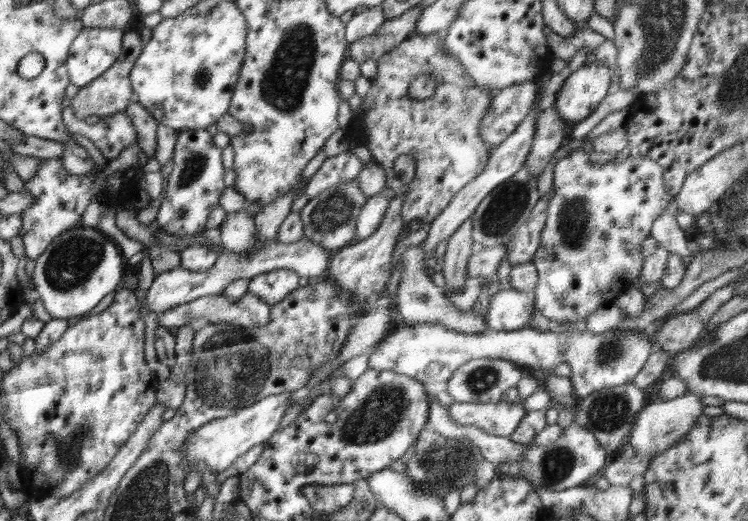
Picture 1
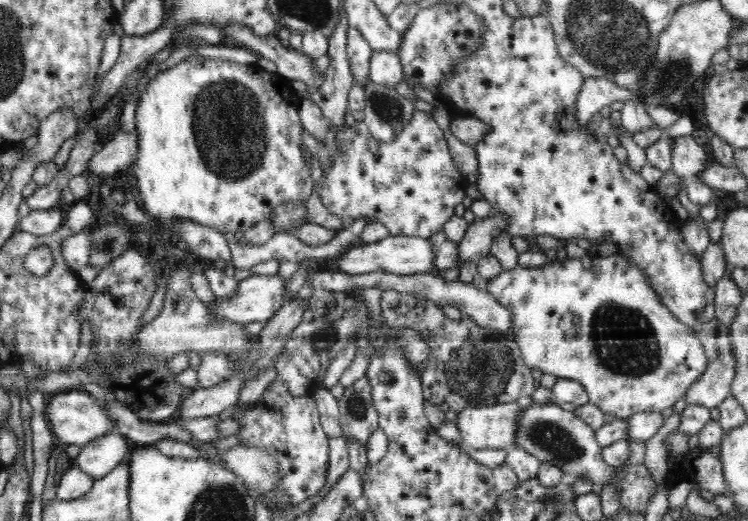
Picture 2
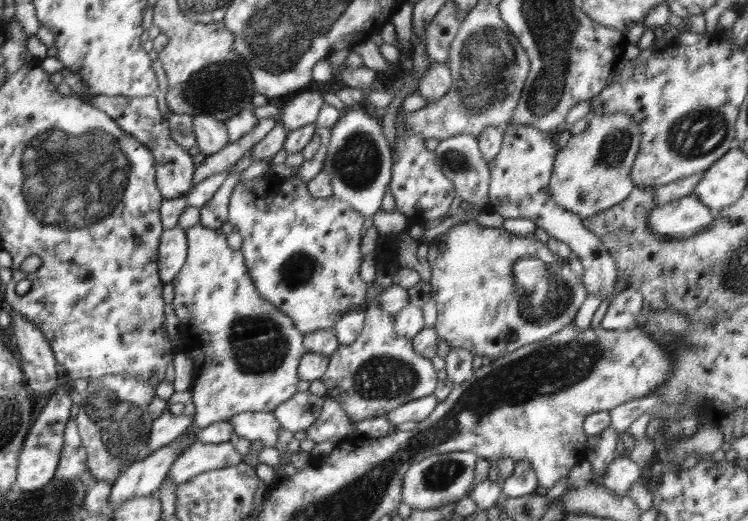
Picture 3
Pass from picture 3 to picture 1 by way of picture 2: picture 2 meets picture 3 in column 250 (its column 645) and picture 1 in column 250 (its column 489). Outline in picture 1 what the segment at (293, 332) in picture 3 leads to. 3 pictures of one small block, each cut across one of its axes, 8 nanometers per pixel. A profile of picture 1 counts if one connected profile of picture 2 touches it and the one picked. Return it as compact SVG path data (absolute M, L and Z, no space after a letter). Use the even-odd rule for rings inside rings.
M279 268L250 278L248 293L258 296L269 305L280 302L298 288L298 273L292 269Z

